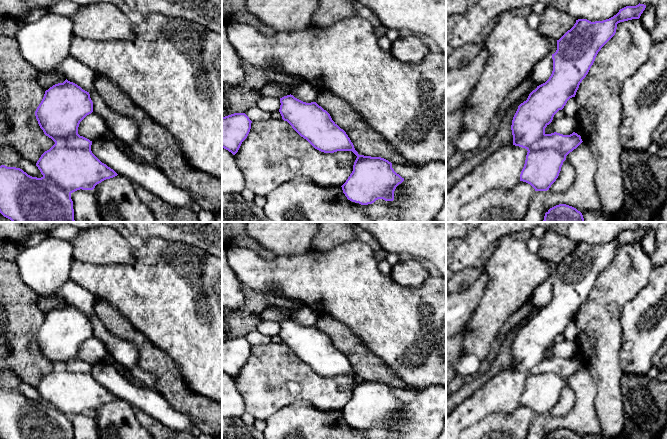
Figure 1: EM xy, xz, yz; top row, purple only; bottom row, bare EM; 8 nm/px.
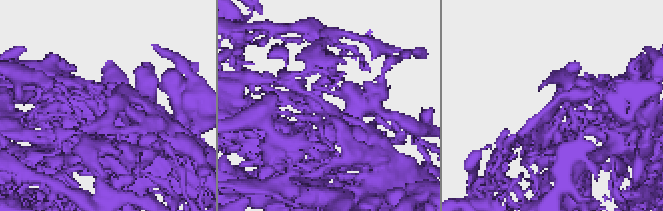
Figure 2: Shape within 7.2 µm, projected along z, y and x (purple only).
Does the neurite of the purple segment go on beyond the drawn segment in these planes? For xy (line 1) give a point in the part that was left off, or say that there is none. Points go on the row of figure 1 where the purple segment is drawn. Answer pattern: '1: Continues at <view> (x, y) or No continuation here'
1: No continuation here

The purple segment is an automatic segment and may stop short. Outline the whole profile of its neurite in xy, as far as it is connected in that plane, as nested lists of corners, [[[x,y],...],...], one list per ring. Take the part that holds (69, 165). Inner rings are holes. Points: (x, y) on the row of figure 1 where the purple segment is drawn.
[[[67,79],[45,91],[35,116],[44,134],[55,144],[45,151],[36,163],[43,175],[41,178],[32,177],[20,168],[0,166],[0,213],[4,217],[12,222],[75,222],[71,194],[80,189],[93,190],[97,184],[118,175],[92,153],[92,141],[78,134],[80,122],[92,112],[93,102],[89,92]]]

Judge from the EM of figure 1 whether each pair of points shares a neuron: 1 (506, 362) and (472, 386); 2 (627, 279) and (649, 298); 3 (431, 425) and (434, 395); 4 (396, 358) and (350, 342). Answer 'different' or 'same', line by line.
1: same
2: different
3: same
4: different

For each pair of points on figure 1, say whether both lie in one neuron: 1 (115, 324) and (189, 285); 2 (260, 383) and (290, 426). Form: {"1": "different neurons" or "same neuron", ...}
{"1": "different neurons", "2": "different neurons"}

